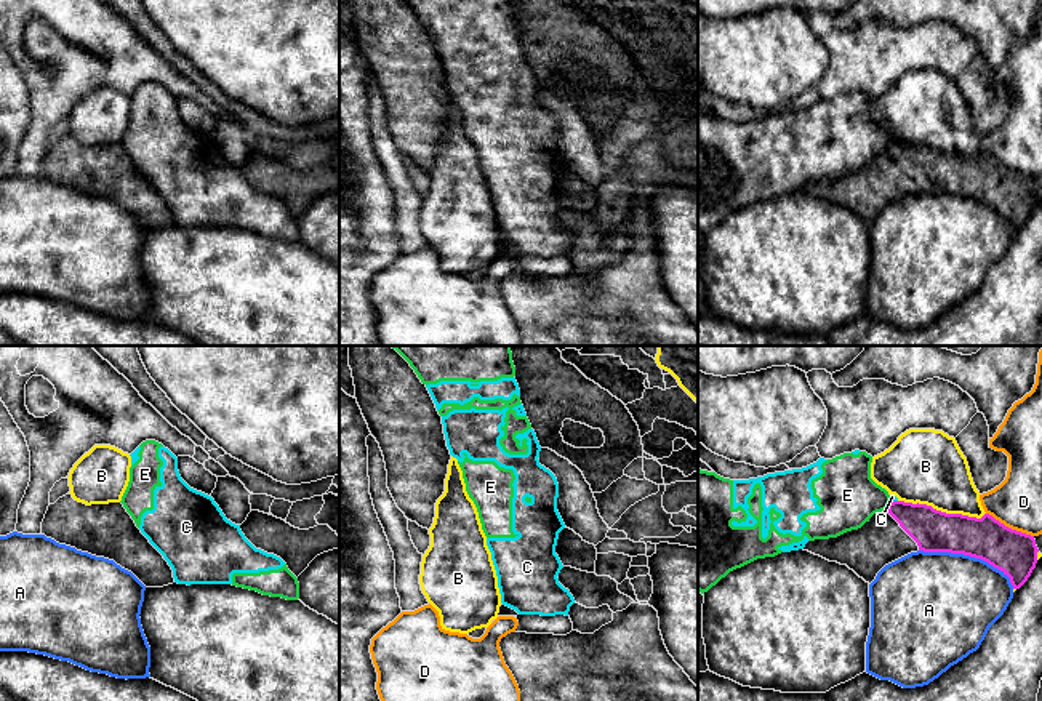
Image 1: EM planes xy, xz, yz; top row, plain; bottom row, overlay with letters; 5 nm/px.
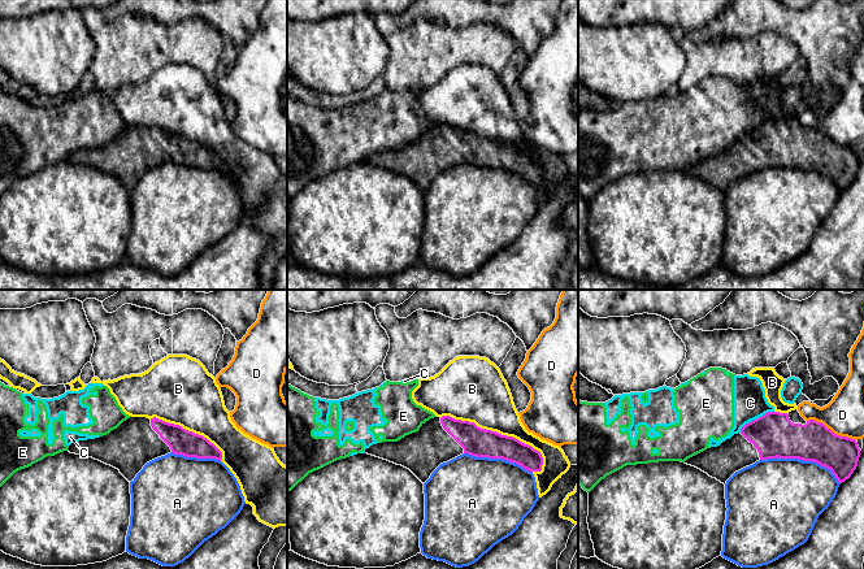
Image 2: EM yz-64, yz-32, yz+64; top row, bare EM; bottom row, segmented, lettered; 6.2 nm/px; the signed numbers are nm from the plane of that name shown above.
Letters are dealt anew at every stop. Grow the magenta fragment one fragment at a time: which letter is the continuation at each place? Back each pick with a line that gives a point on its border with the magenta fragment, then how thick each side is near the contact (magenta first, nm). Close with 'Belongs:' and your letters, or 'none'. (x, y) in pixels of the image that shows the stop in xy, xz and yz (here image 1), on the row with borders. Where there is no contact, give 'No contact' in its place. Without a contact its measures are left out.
Belongs: none

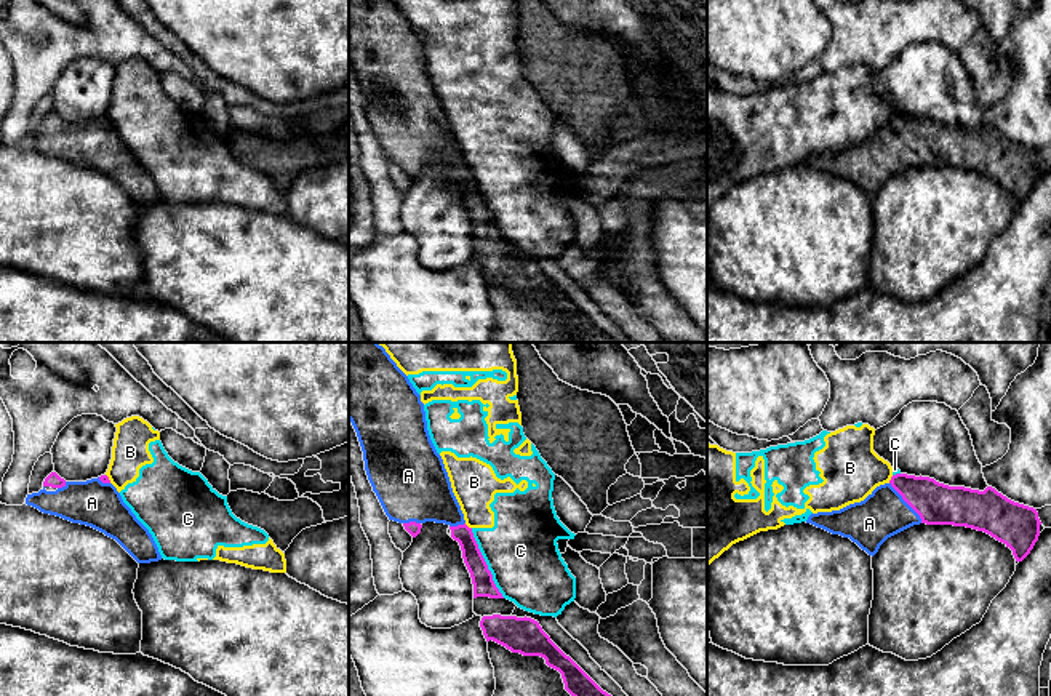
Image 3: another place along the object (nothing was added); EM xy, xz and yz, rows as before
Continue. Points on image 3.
A: Touches magenta at yz (906, 501). Thickness 200 nm (magenta) against 240 nm
Belongs: A

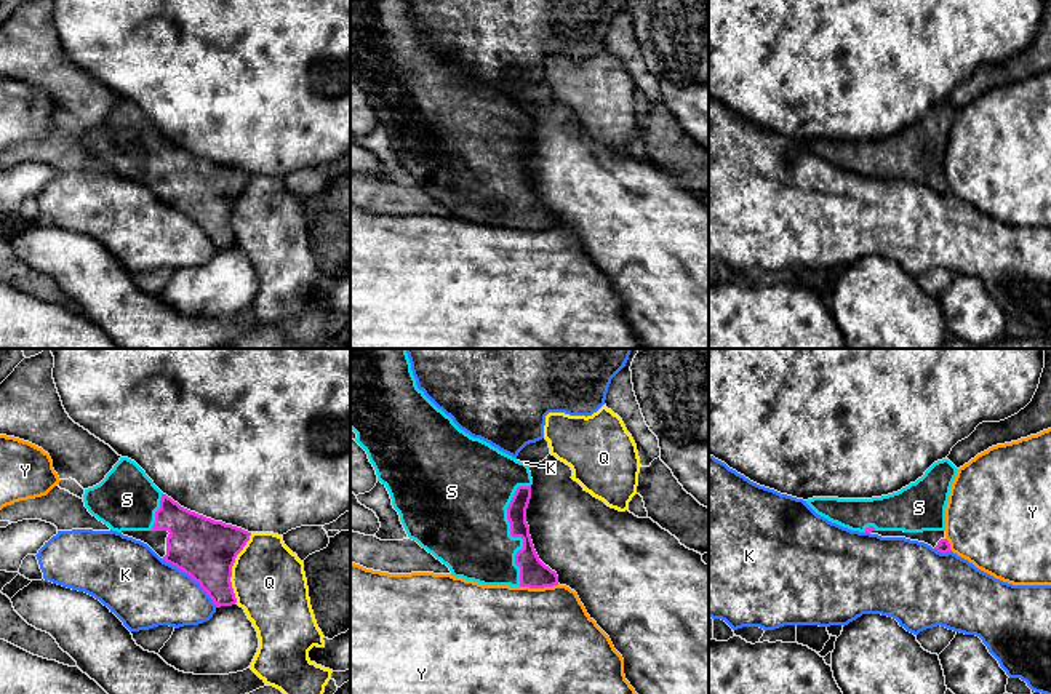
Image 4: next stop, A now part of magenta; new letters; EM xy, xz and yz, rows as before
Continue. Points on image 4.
S: Touches magenta at xz (511, 534). Thickness 140 nm (magenta) against 440 nm
Belongs: S

